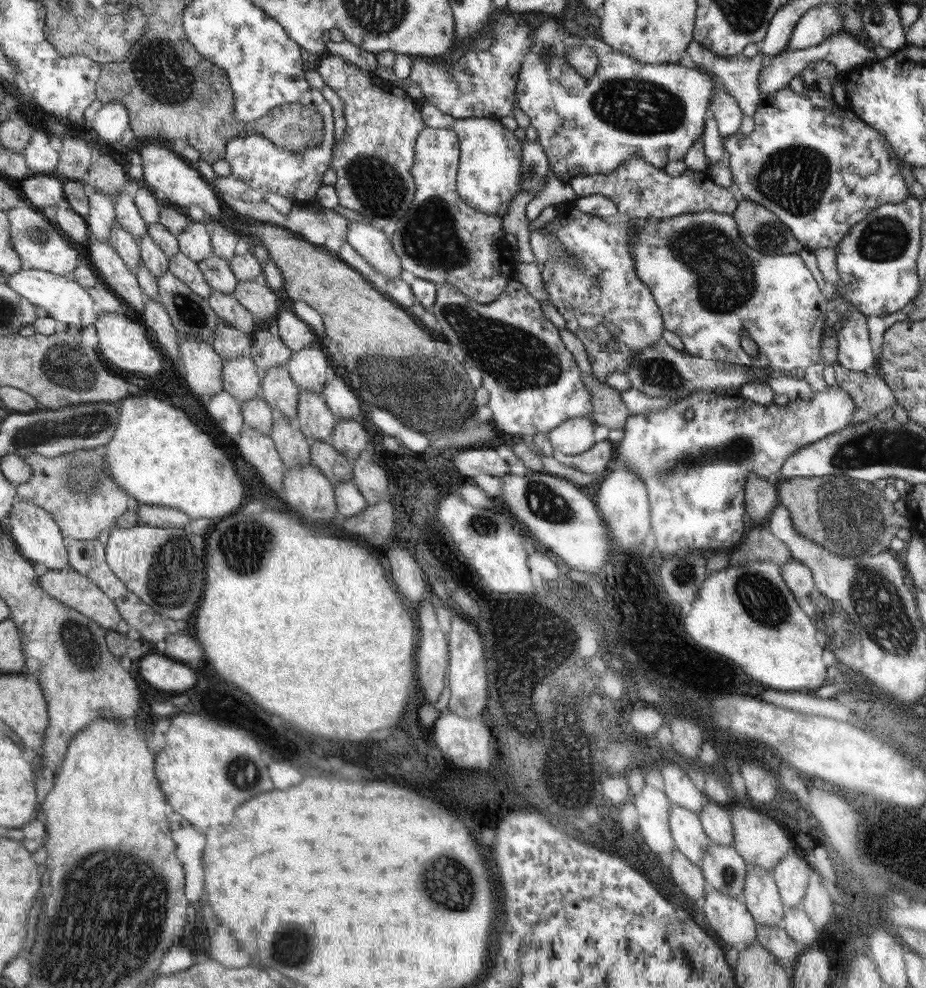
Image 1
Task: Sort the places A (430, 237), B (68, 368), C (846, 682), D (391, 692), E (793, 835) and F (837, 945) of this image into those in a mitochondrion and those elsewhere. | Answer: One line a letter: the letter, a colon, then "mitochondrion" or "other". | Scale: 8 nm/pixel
A: mitochondrion
B: mitochondrion
C: other
D: other
E: other
F: other

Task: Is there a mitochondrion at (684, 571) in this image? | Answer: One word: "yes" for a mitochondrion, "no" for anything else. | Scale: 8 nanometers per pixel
yes

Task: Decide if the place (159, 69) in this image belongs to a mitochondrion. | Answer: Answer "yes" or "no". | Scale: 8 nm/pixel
yes

